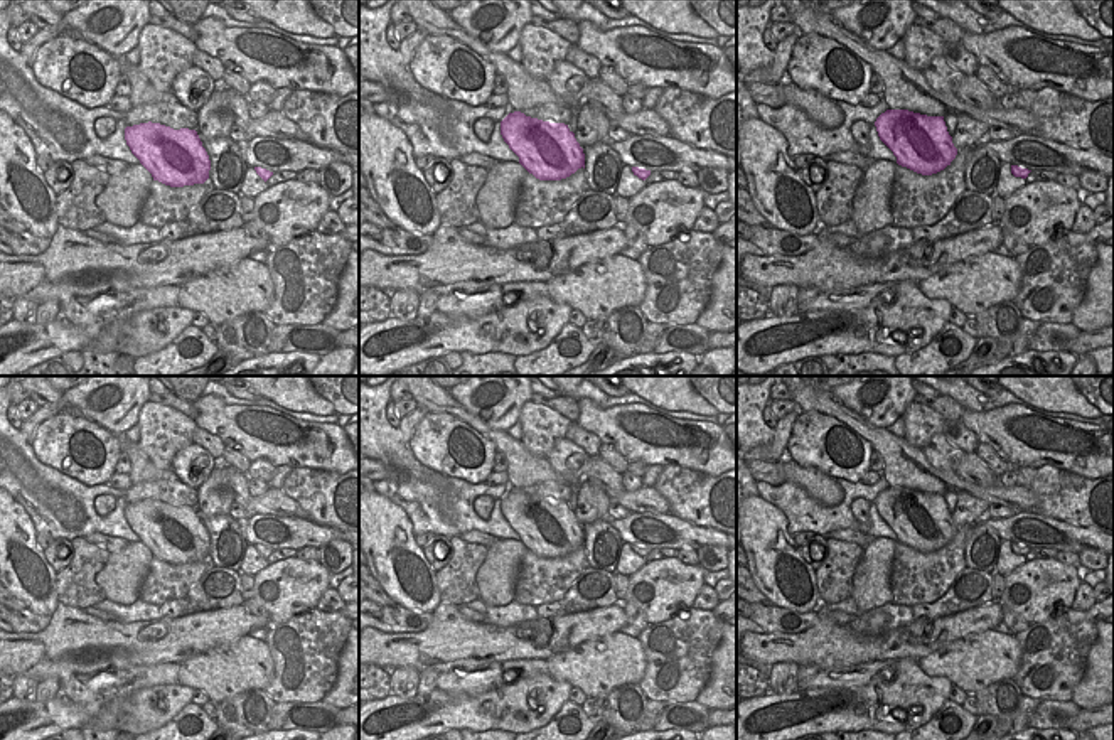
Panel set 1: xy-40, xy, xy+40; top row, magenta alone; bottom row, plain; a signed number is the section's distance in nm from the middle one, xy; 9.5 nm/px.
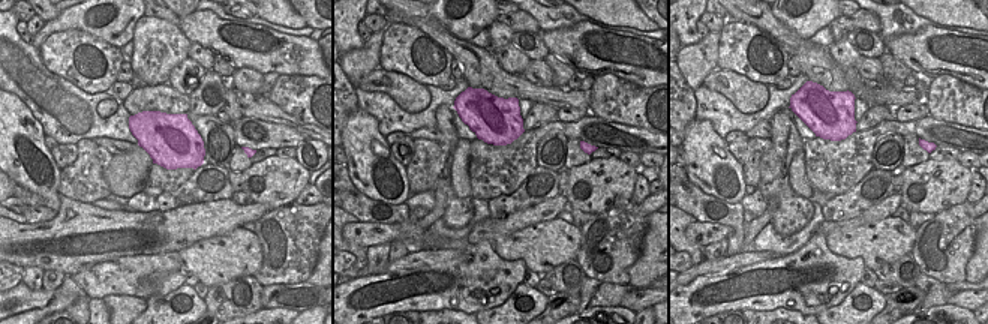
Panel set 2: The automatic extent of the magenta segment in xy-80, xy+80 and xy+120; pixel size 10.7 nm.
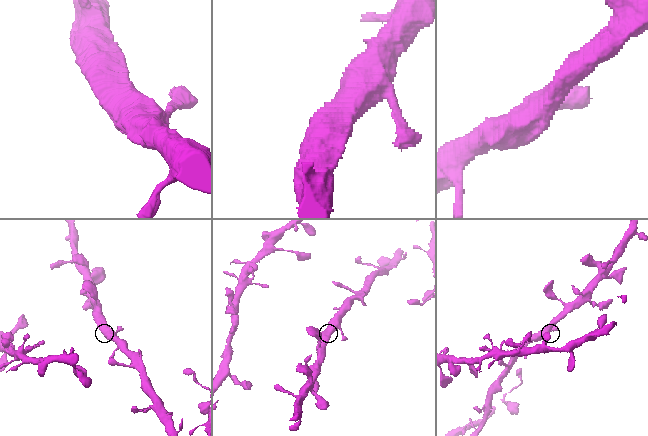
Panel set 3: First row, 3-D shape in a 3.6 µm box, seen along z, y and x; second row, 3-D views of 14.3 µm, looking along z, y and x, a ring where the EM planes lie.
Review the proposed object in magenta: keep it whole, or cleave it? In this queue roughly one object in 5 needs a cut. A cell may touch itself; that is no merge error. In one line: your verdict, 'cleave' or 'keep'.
keep

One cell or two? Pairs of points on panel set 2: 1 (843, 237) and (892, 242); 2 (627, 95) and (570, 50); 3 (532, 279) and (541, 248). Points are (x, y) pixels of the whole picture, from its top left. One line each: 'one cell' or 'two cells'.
1: one cell
2: two cells
3: two cells

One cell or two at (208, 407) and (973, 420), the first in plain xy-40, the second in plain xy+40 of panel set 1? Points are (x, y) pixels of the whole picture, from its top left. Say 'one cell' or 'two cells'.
one cell

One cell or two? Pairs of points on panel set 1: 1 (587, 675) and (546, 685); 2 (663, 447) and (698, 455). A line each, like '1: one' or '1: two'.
1: two
2: one

